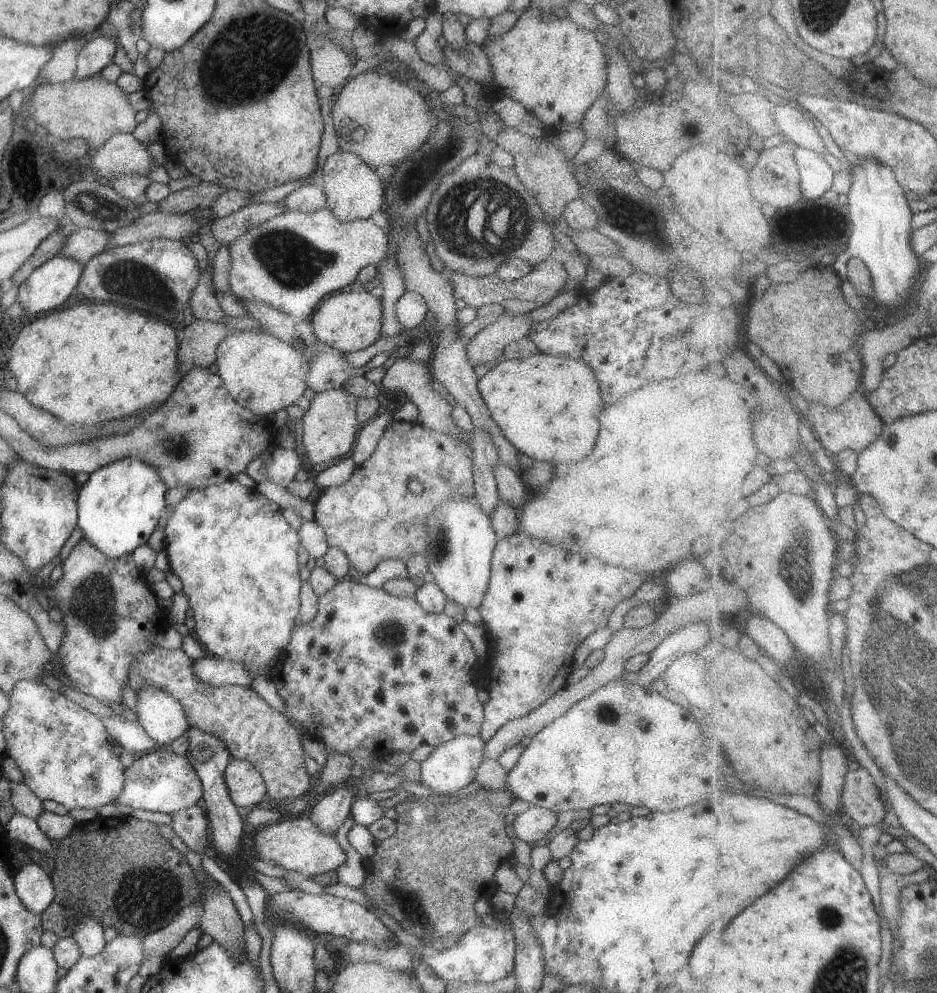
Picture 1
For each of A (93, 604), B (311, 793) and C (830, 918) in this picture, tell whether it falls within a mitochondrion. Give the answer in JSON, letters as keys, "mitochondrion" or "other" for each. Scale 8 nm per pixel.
{"A":"mitochondrion","B":"other","C":"mitochondrion"}

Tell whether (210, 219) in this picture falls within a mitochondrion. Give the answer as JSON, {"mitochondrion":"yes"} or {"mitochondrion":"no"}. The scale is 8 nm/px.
{"mitochondrion":"no"}

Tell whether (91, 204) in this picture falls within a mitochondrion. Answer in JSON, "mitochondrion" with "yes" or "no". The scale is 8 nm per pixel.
{"mitochondrion":"yes"}

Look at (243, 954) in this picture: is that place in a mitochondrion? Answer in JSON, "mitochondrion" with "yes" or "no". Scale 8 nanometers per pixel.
{"mitochondrion":"no"}

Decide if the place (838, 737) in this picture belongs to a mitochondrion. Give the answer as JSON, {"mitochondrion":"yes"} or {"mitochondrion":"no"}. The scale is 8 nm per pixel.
{"mitochondrion":"no"}

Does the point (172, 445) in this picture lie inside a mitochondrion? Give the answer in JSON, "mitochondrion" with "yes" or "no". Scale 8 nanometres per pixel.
{"mitochondrion":"yes"}

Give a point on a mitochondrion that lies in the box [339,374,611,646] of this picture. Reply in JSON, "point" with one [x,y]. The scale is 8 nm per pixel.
{"point":[440,548]}

